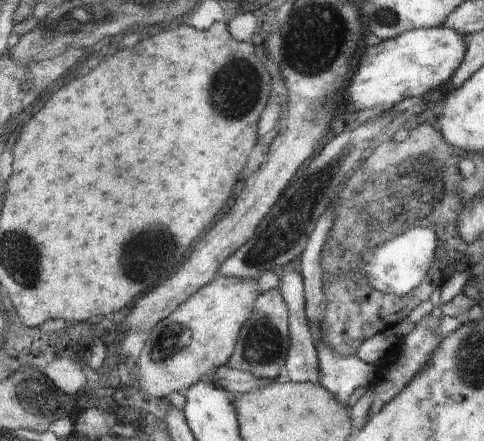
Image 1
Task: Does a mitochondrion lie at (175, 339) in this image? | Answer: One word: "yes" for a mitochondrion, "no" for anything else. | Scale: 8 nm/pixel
yes

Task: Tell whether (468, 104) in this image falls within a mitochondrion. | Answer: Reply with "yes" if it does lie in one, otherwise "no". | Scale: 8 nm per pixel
no

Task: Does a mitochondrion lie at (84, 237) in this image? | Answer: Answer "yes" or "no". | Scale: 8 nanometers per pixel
no

